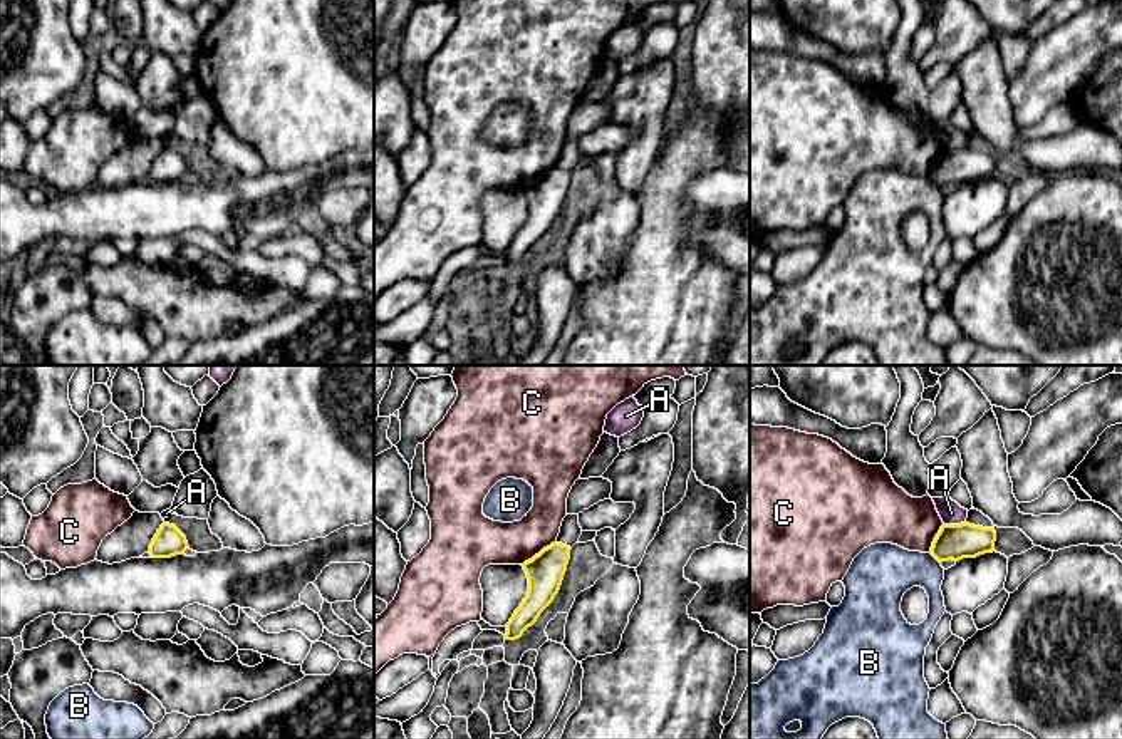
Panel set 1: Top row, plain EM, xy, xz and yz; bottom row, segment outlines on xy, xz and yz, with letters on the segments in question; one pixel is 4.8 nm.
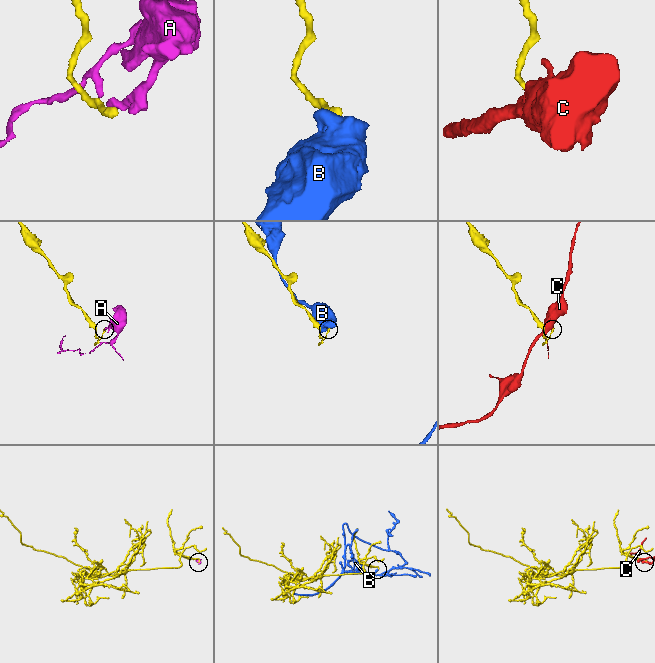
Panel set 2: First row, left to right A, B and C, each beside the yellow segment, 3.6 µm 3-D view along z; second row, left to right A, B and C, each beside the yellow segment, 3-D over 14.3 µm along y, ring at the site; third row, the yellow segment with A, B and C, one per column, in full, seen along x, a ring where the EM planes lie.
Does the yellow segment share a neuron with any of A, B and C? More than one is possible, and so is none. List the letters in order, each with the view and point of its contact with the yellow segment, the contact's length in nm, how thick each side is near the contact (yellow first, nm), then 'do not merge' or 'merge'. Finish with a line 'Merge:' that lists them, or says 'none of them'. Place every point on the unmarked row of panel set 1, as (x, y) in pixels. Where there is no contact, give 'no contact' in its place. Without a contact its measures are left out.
A: yz (955, 149) | 110 nm | 180/110 nm | do not merge
B: yz (934, 181) | 80 nm | 180/280 nm | do not merge
C: xz (540, 176) | 200 nm | 180/220 nm | do not merge
Merge: none of them

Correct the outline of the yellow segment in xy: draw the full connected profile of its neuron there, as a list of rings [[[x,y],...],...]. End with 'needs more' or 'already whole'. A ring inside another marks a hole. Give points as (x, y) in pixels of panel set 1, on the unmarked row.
[[[163,147],[149,169],[149,179],[153,183],[171,183],[184,179],[188,174],[186,161],[169,147]]]; already whole

